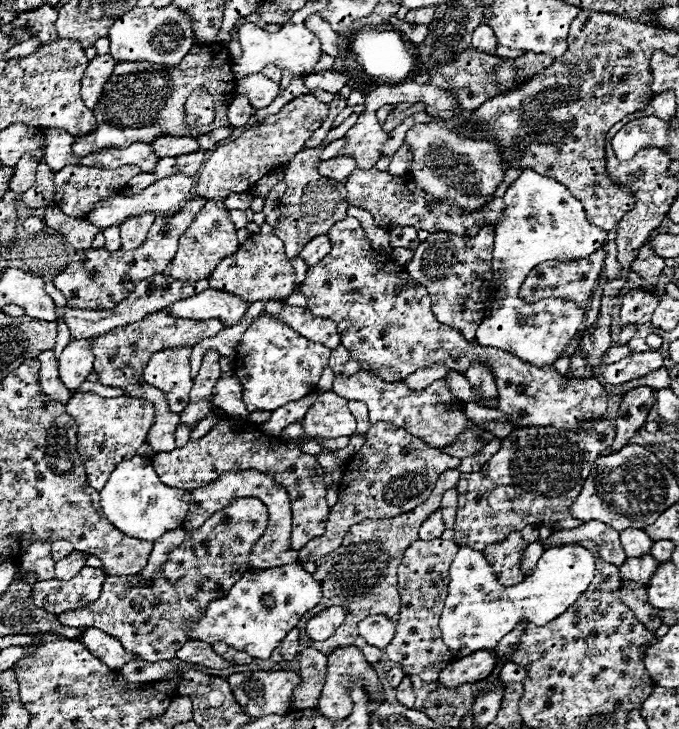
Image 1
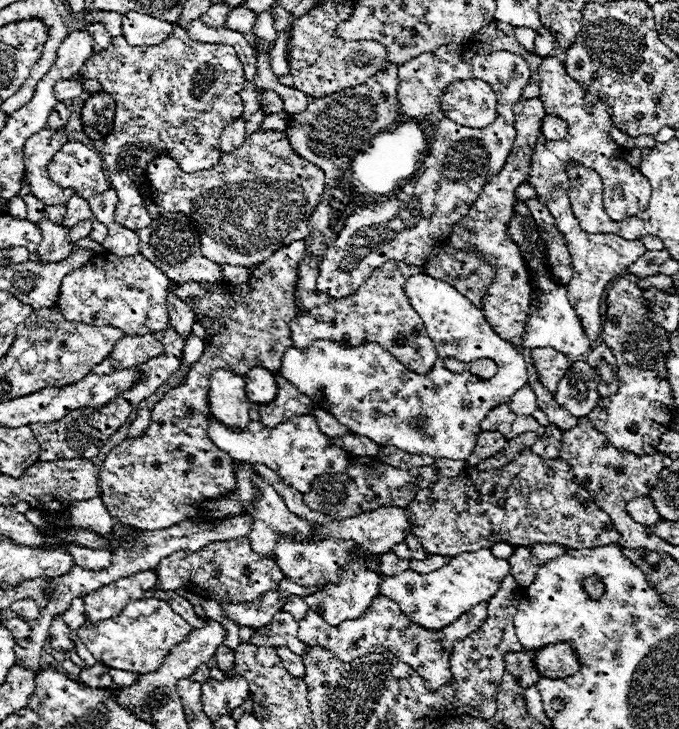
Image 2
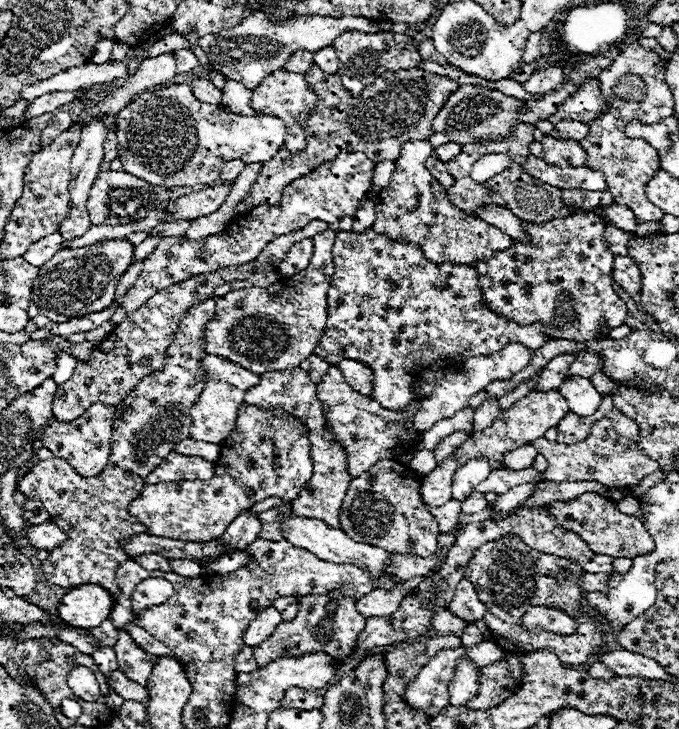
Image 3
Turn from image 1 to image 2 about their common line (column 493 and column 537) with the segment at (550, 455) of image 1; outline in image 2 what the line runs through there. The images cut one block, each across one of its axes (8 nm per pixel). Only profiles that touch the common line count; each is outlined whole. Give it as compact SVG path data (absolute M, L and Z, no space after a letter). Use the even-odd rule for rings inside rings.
M528 448L506 468L498 470L472 470L464 468L454 478L440 478L430 488L418 492L418 496L406 506L408 518L412 520L412 534L420 538L428 556L448 556L454 558L462 552L492 548L498 542L506 542L512 548L532 546L532 544L556 544L572 550L580 548L600 548L600 546L620 546L620 532L616 532L608 514L602 512L585 488L576 484L570 465L560 458L542 460L534 456Z

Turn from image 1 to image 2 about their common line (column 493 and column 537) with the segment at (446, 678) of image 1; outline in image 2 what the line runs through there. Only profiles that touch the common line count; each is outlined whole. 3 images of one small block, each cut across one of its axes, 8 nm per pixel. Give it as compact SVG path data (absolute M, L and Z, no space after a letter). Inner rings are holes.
M548 644L534 656L534 668L546 678L566 678L578 672L580 664L568 644Z

